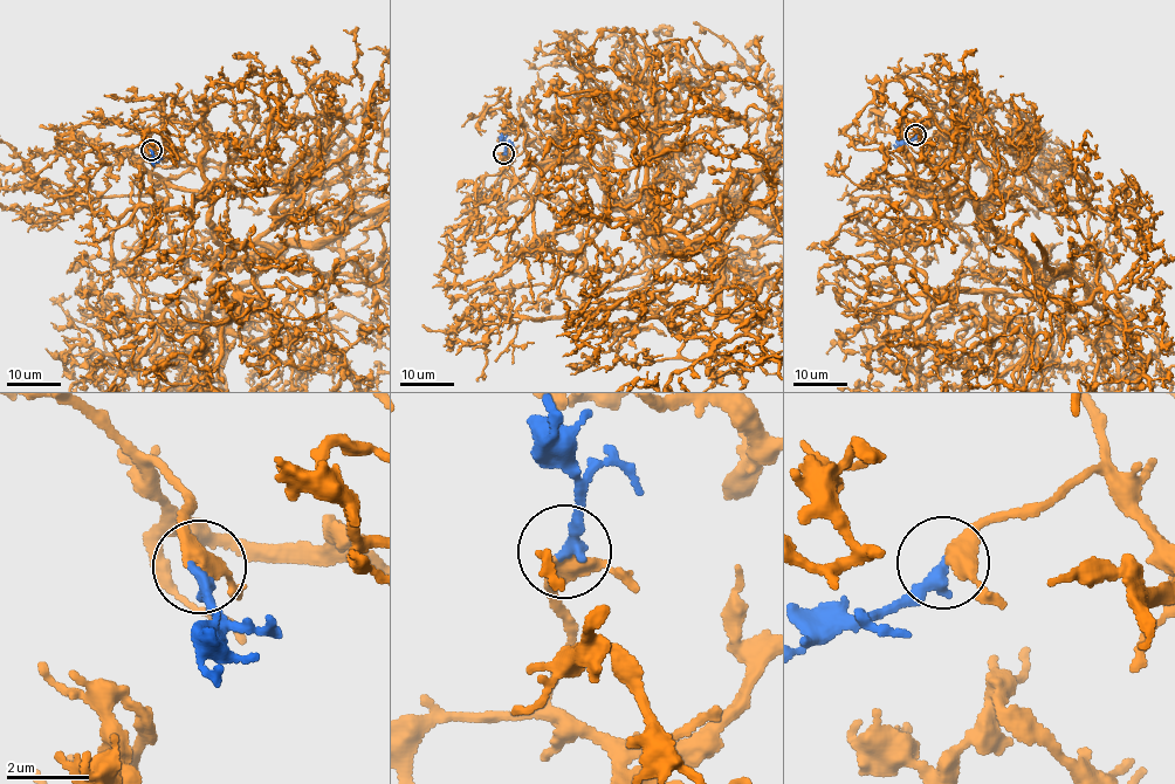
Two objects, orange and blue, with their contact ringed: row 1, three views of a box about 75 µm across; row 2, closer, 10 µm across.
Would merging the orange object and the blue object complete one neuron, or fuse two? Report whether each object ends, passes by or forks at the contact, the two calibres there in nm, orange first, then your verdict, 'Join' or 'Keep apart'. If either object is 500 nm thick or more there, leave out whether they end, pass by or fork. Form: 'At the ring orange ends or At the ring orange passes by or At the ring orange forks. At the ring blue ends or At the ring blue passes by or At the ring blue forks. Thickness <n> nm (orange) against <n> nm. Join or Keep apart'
At the ring orange passes by. At the ring blue ends. Thickness 360 nm (orange) against 320 nm. Join

